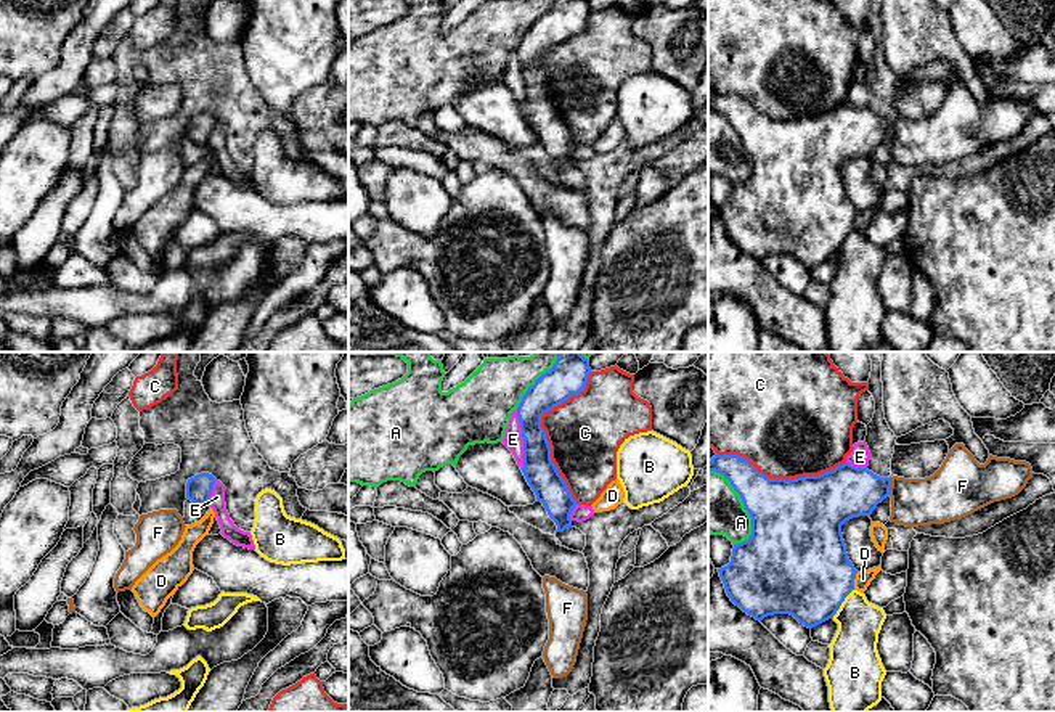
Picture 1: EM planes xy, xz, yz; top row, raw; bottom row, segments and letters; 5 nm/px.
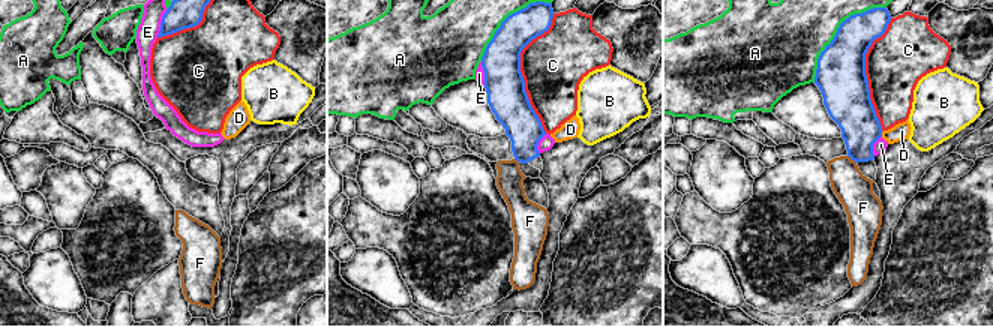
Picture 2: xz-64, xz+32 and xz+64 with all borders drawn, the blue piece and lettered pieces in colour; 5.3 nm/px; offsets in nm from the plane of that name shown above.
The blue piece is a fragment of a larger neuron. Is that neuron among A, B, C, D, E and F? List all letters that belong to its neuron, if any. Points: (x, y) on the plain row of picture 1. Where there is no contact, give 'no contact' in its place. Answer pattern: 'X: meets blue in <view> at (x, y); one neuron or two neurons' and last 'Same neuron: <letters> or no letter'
A: meets blue in yz at (744, 145); two neurons
B: meets blue in yz at (842, 241); two neurons
C: meets blue in xz at (543, 71); two neurons
D: meets blue in yz at (853, 220); two neurons
E: meets blue in xz at (524, 79); two neurons
F: meets blue in yz at (890, 126); two neurons
Same neuron: no letter

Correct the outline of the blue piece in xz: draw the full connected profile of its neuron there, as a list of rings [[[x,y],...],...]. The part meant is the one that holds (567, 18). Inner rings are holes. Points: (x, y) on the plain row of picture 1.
[[[556,0],[554,6],[528,27],[517,47],[523,77],[522,113],[536,140],[543,143],[556,162],[556,178],[562,186],[580,193],[586,186],[586,175],[573,167],[570,159],[578,143],[551,100],[551,87],[541,68],[541,56],[585,31],[589,13],[589,0]]]

